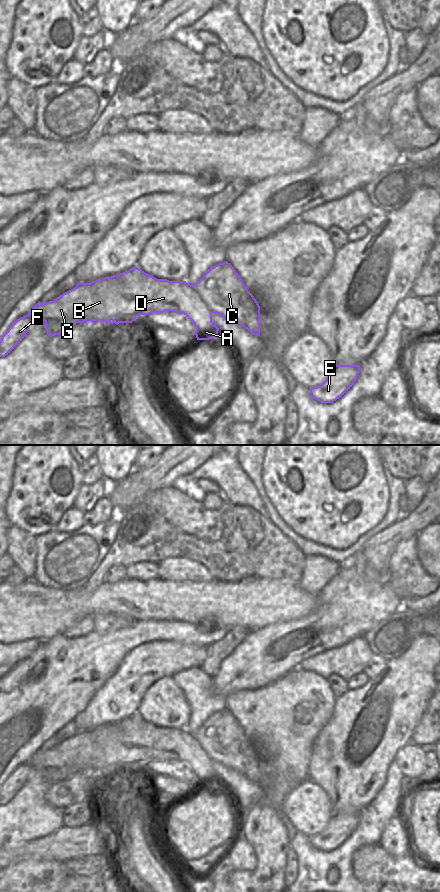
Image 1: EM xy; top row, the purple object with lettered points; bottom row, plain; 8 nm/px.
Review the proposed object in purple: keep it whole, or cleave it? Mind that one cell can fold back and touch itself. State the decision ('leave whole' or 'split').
split

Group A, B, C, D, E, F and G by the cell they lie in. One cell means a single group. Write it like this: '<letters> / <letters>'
A B D E G / C F

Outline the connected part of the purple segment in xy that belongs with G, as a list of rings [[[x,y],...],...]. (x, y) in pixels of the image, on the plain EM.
[[[137,715],[127,719],[125,723],[113,723],[97,727],[95,731],[78,731],[73,737],[63,741],[53,749],[32,755],[28,764],[34,769],[53,769],[67,767],[75,771],[85,769],[111,768],[119,771],[132,771],[139,763],[175,759],[183,761],[195,774],[197,788],[209,788],[218,785],[219,776],[212,770],[214,761],[202,748],[196,737],[186,729],[169,729],[157,727]]]

